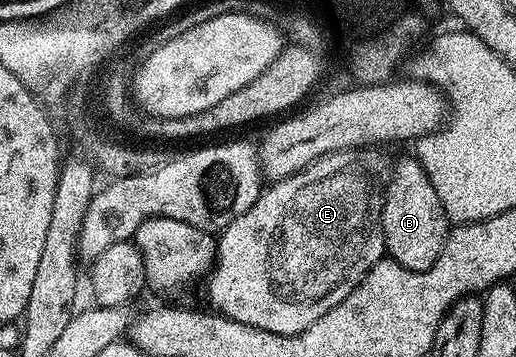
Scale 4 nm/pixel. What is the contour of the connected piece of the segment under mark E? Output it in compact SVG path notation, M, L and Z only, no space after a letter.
M362 148L349 150L331 150L323 158L316 159L303 170L296 171L292 176L279 178L273 184L267 185L259 194L256 204L244 212L244 216L236 216L232 224L228 224L216 238L216 253L214 265L211 266L208 277L205 279L206 290L210 293L209 305L225 318L236 320L240 324L248 324L252 328L260 328L264 332L276 332L277 334L299 334L308 329L324 312L336 308L344 296L348 296L362 282L373 266L382 261L386 254L386 241L382 235L382 200L384 191L388 185L388 179L392 173L392 162L389 162L378 148Z

